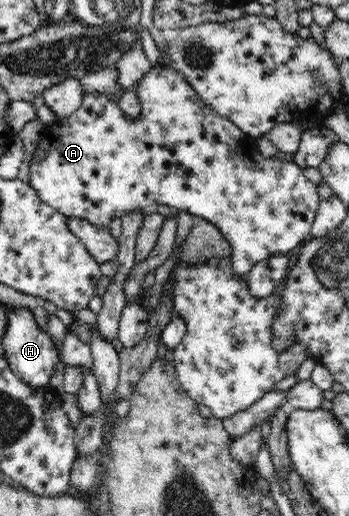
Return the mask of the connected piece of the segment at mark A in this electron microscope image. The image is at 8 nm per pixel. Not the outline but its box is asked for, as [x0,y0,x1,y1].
[29,67,320,279]

